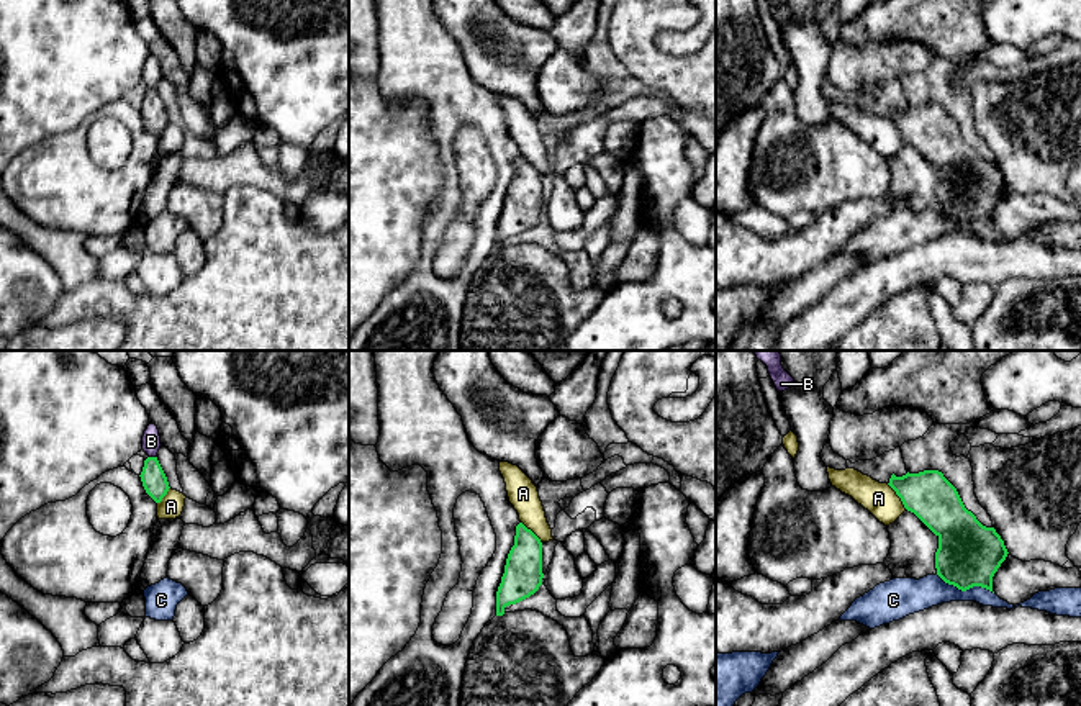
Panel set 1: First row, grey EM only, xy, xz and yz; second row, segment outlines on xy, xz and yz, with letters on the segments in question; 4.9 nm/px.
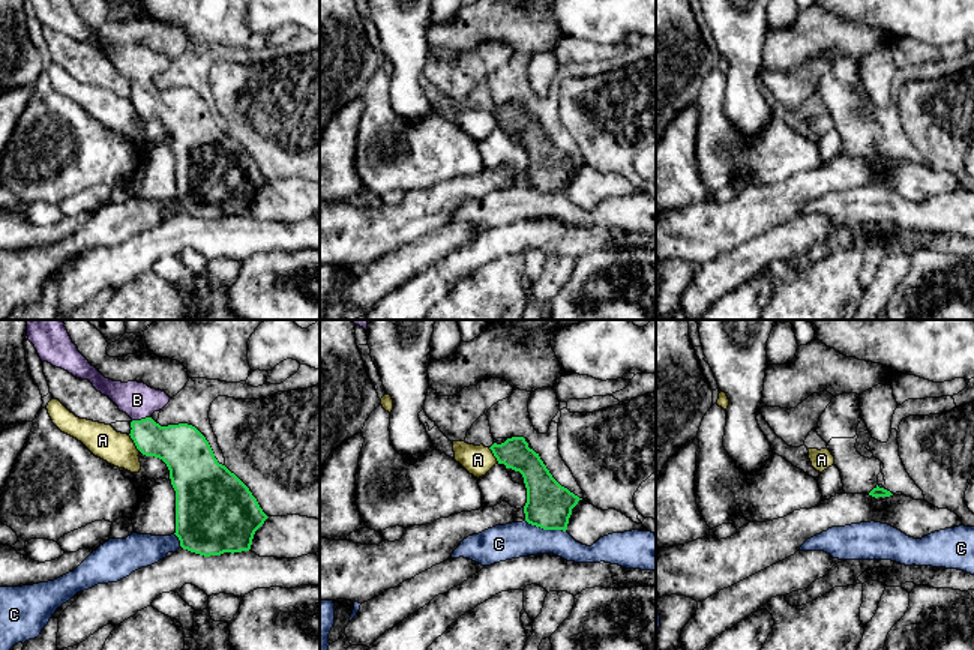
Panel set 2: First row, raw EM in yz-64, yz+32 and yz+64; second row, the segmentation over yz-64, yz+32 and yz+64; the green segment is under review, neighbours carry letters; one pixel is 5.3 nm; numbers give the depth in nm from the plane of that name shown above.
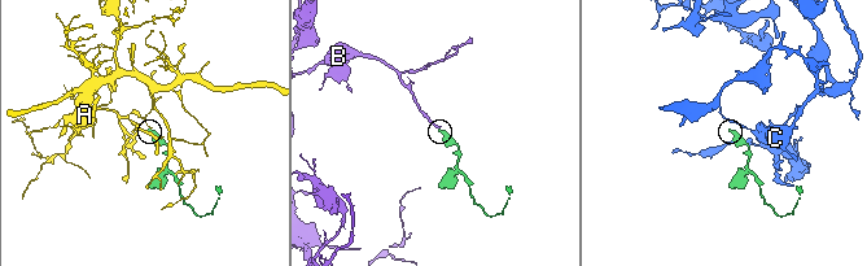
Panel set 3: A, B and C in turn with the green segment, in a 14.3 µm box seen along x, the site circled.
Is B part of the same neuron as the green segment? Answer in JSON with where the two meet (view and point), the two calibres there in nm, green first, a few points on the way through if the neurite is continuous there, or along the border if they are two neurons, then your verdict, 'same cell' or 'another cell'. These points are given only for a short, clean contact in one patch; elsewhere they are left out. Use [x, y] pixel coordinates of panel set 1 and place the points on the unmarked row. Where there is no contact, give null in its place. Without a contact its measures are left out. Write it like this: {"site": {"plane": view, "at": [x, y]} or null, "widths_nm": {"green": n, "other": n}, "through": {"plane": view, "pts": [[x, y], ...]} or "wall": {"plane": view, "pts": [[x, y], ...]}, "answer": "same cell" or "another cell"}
{"site": {"plane": "xy", "at": [153, 90]}, "widths_nm": {"green": 120, "other": 100}, "through": {"plane": "xy", "pts": [[153, 110], [153, 90], [151, 74]]}, "answer": "same cell"}

